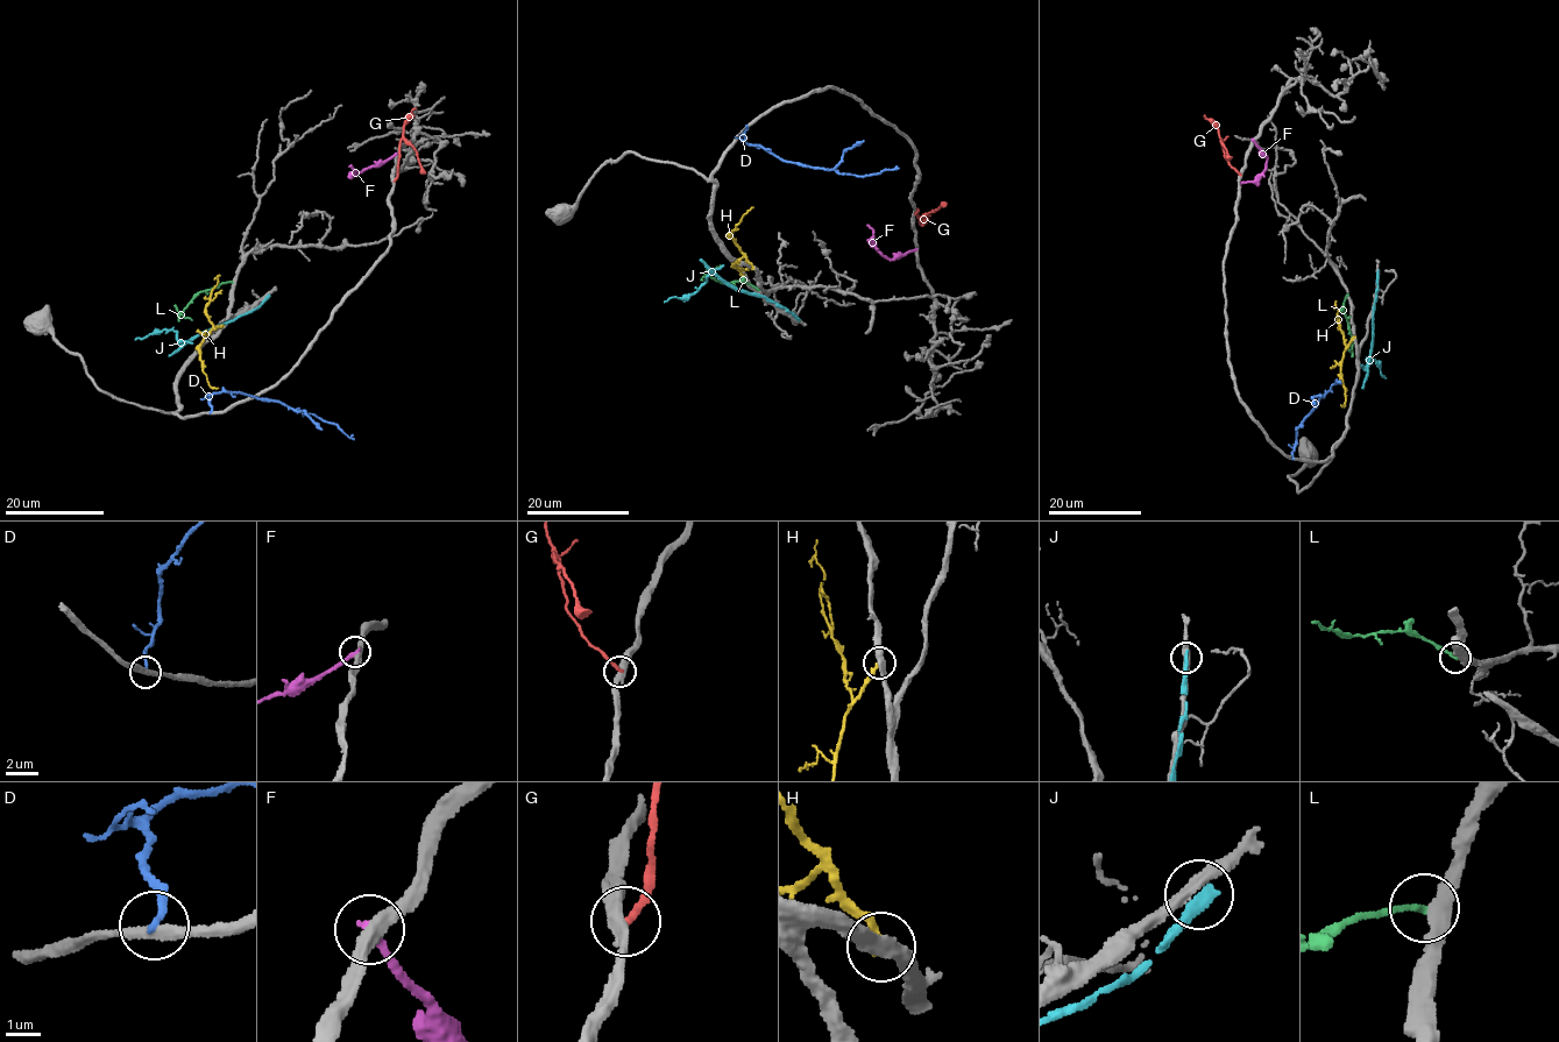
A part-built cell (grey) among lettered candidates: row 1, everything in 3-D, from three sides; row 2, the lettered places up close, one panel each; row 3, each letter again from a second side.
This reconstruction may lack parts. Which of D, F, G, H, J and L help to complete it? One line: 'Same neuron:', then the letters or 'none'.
Same neuron: none

